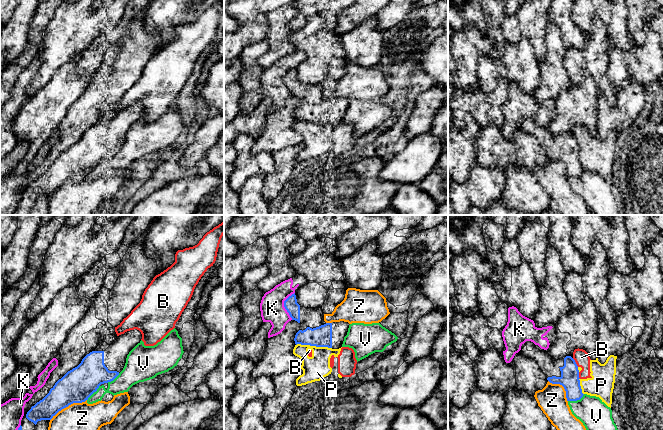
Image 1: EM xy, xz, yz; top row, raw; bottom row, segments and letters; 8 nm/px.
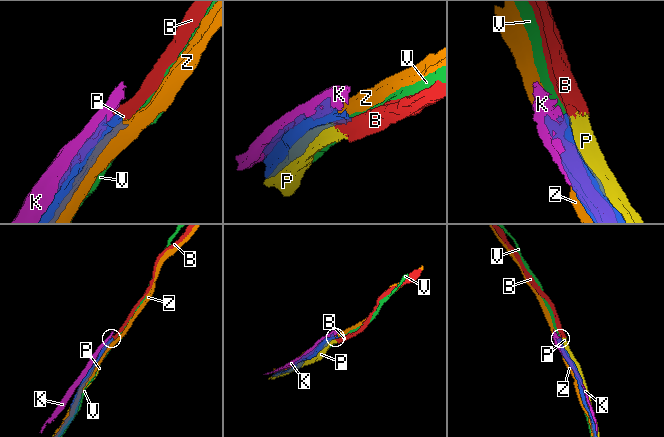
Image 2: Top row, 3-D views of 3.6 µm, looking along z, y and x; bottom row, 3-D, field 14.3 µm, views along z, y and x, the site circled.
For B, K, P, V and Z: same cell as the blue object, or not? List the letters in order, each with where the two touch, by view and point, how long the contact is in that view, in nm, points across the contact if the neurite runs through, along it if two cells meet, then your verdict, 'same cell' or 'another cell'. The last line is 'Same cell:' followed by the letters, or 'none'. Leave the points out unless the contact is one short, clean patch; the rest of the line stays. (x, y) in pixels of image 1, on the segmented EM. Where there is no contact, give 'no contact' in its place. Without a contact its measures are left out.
B: yz (575, 362) | 90 nm | along yz (572, 358), (578, 366) | another cell
K: xz (284, 305) | 220 nm | another cell
P: xz (314, 345) | 280 nm | another cell
V: yz (576, 400) | 150 nm | another cell
Z: xy (68, 405) | 340 nm | another cell
Same cell: none

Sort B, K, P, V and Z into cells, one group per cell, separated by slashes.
B P / K / V / Z

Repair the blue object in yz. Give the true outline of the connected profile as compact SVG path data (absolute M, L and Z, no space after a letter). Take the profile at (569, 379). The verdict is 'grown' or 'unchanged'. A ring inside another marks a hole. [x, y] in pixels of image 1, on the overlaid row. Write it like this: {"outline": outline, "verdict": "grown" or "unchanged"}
{"outline": "M525 344L521 346L521 353L538 363L550 383L564 387L567 401L577 401L583 397L578 366L571 356L556 360L548 352L542 352L536 347L528 351Z", "verdict": "grown"}

